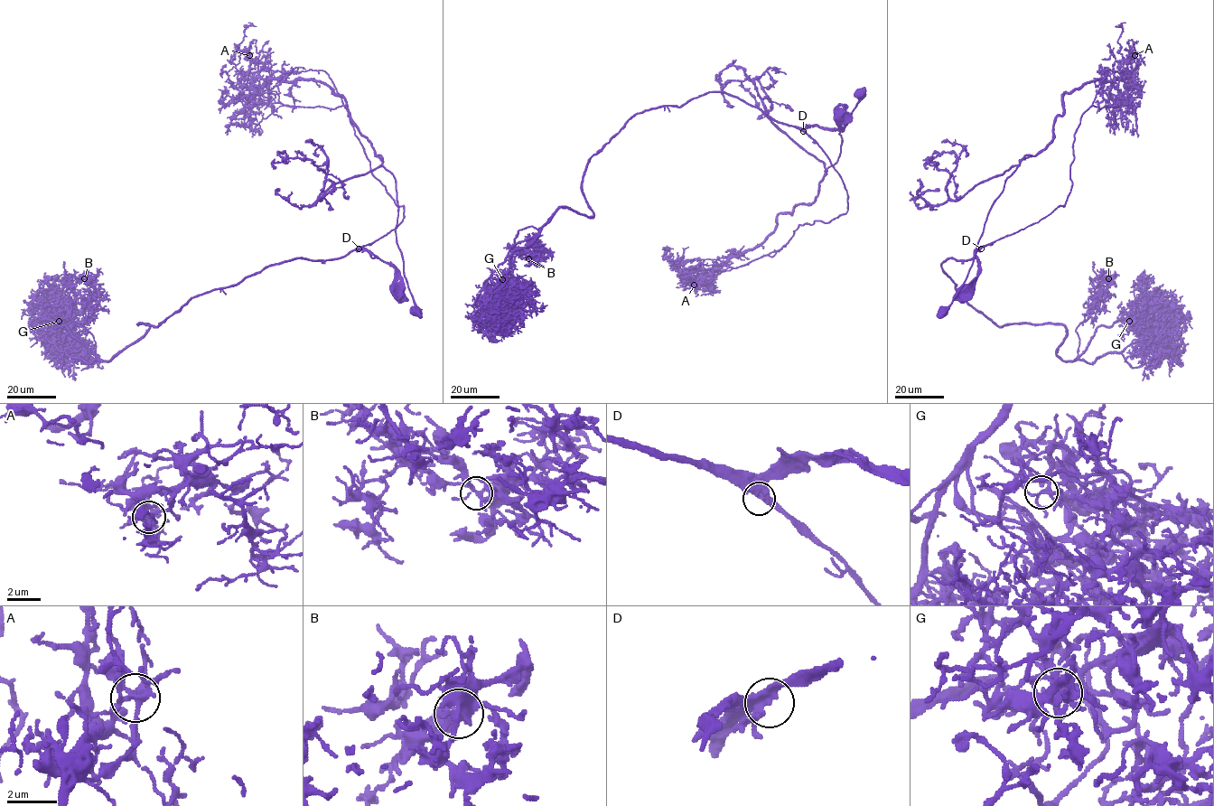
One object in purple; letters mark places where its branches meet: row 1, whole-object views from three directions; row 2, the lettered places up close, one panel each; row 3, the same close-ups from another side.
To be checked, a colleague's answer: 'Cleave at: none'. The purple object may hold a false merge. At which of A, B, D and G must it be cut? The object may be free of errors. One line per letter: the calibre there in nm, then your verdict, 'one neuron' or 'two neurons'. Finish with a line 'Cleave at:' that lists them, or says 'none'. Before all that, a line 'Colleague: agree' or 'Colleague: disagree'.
Colleague: disagree
A: 220 nm | two neurons
B: 220 nm | one neuron
D: 360 nm | one neuron
G: 180 nm | one neuron
Cleave at: A

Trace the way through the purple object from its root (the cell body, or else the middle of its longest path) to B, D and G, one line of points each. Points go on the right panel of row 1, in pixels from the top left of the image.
B: (967, 288), (977, 248), (941, 264), (957, 291), (999, 326), (1060, 323), (1057, 354), (1073, 360), (1108, 278)
D: (967, 288), (976, 277), (978, 257), (975, 250), (981, 248)
G: (967, 288), (977, 248), (941, 264), (957, 291), (999, 326), (1060, 323), (1065, 360), (1098, 326), (1129, 321)

